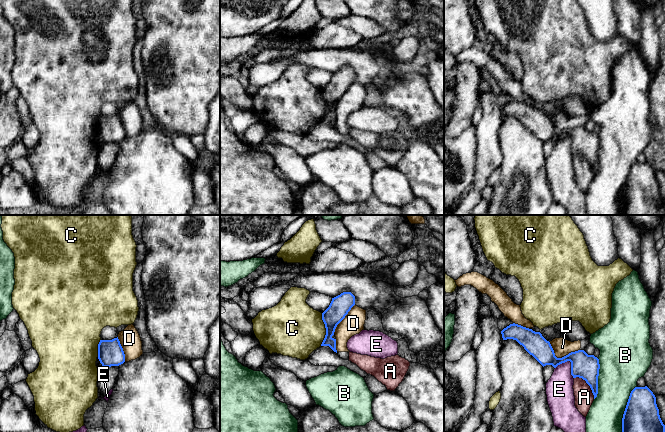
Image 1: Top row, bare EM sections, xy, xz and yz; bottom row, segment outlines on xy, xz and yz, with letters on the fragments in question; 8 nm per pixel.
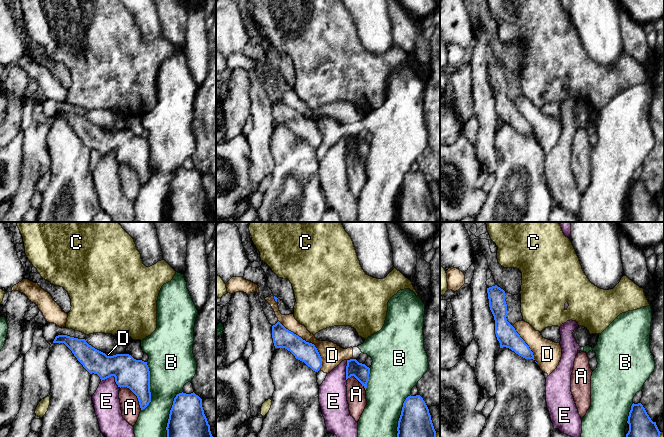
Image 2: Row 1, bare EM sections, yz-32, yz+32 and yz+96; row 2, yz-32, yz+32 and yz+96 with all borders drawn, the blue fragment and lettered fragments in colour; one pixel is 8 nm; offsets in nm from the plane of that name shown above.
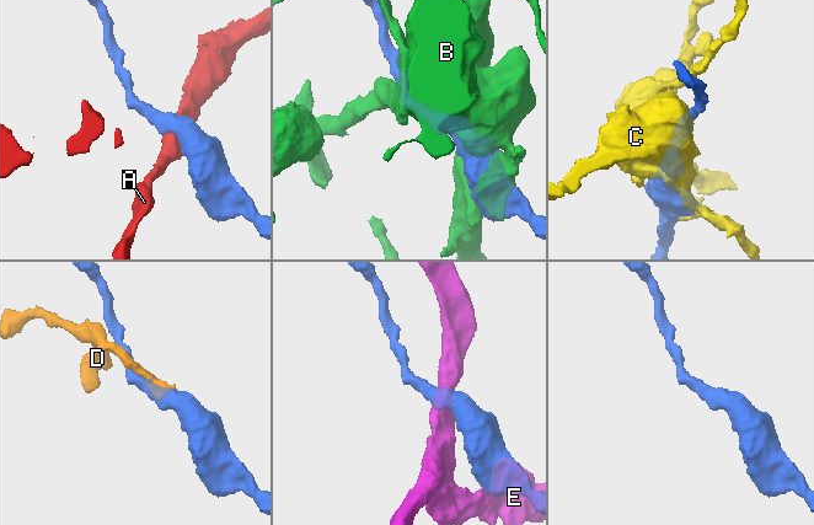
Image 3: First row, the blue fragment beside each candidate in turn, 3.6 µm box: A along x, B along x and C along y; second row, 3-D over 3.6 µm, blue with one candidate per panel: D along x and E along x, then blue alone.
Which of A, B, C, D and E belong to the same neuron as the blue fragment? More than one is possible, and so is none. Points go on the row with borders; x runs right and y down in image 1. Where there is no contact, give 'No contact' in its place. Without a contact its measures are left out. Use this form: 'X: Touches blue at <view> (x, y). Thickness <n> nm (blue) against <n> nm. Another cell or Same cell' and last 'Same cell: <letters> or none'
A: Touches blue at yz (587, 383). Thickness 200 nm (blue) against 150 nm. Another cell
B: Touches blue at yz (625, 409). Thickness 280 nm (blue) against 300 nm. Another cell
C: Touches blue at xz (326, 329). Thickness 160 nm (blue) against 440 nm. Another cell
D: Touches blue at yz (562, 357). Thickness 200 nm (blue) against 140 nm. Another cell
E: Touches blue at yz (571, 363). Thickness 200 nm (blue) against 220 nm. Another cell
Same cell: none

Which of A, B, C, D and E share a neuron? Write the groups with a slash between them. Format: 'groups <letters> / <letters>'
groups A / B D / C / E

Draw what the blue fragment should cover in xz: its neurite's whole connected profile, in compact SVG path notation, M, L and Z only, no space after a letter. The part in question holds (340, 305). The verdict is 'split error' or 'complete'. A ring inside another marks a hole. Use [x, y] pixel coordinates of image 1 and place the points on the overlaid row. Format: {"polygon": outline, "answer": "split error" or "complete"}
{"polygon": "M343 292L332 298L329 307L322 313L326 335L321 346L329 346L337 353L336 339L332 336L334 335L337 325L345 318L354 305L355 296L351 292Z", "answer": "complete"}

